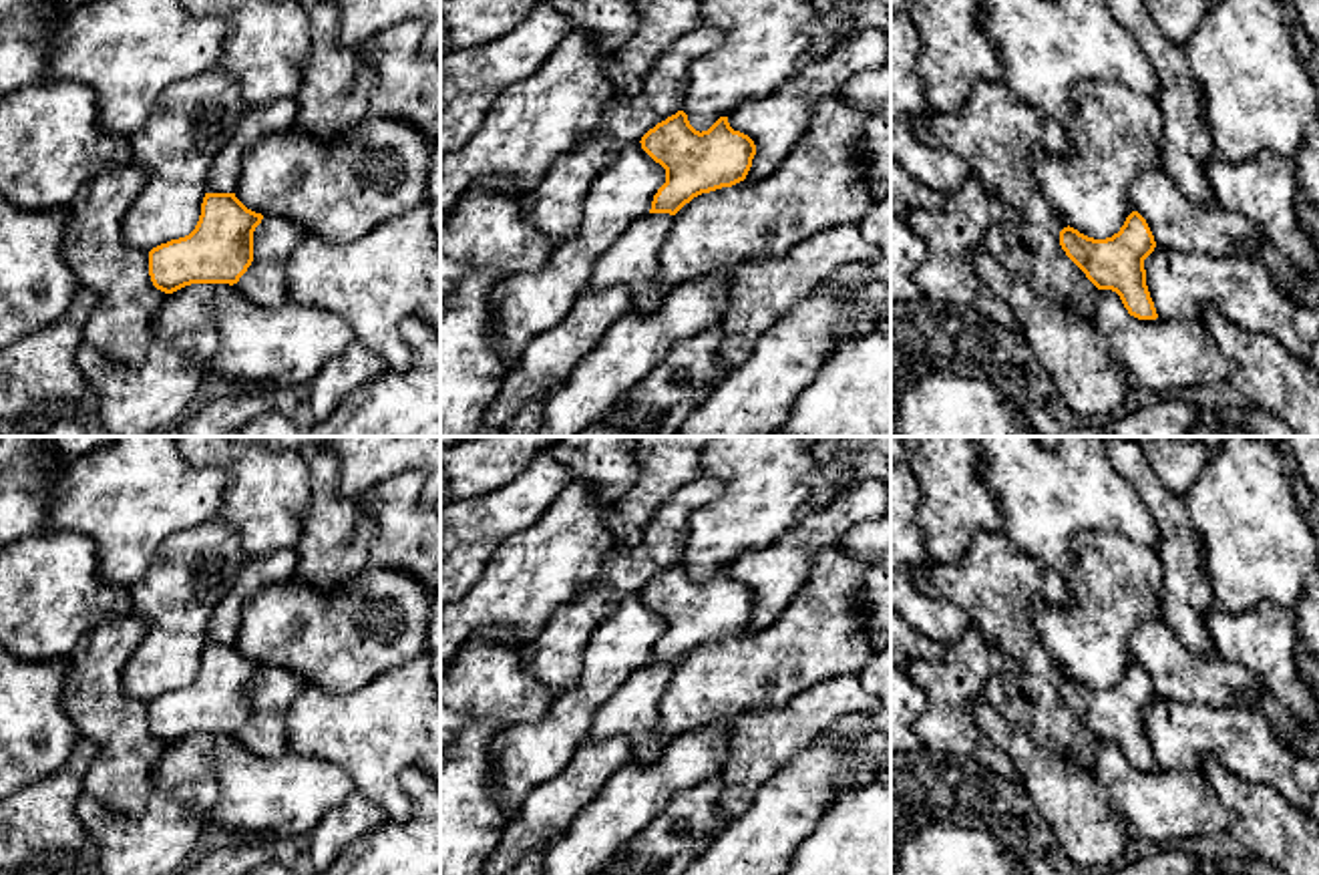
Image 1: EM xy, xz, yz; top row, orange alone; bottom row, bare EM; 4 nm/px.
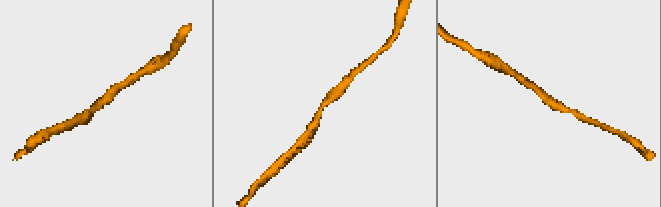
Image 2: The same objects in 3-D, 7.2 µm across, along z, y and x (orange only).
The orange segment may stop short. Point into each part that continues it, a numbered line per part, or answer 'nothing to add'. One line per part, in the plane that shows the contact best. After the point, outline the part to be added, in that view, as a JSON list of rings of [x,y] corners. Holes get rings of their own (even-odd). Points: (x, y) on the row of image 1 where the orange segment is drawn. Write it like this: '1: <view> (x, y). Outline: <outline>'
1: xy (192, 119). Outline: [[[217,68],[161,91],[145,127],[129,137],[133,163],[149,171],[123,219],[131,247],[151,251],[195,229],[207,175],[243,113],[239,82]]]

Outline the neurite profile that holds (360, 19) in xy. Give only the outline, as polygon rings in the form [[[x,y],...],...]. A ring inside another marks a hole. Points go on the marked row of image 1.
[[[334,0],[340,6],[342,44],[362,48],[368,38],[404,20],[422,20],[422,52],[440,52],[440,0]]]

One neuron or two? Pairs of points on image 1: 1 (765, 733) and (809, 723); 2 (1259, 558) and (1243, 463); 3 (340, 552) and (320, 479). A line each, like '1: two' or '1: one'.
1: one
2: one
3: one

